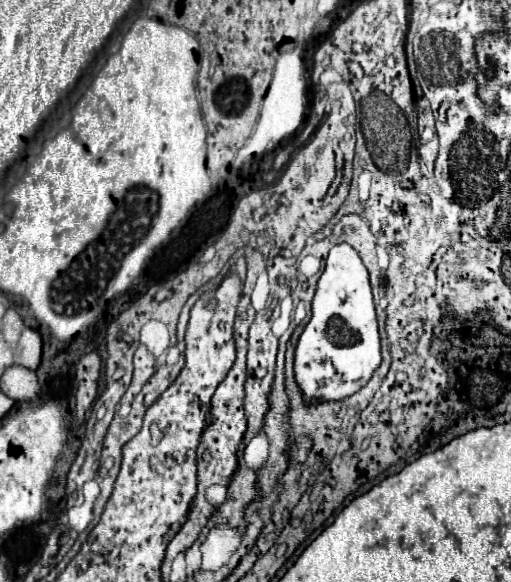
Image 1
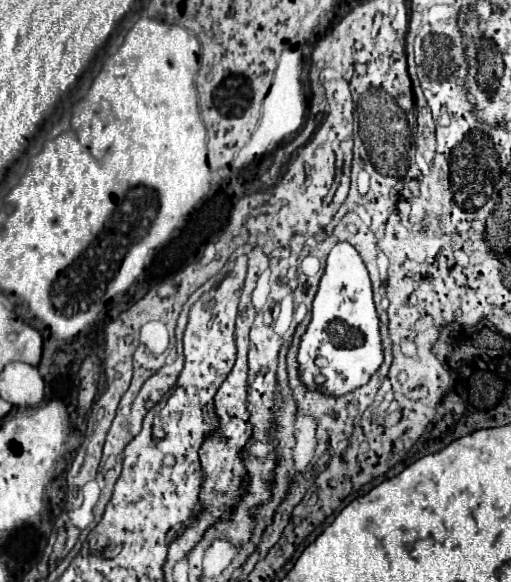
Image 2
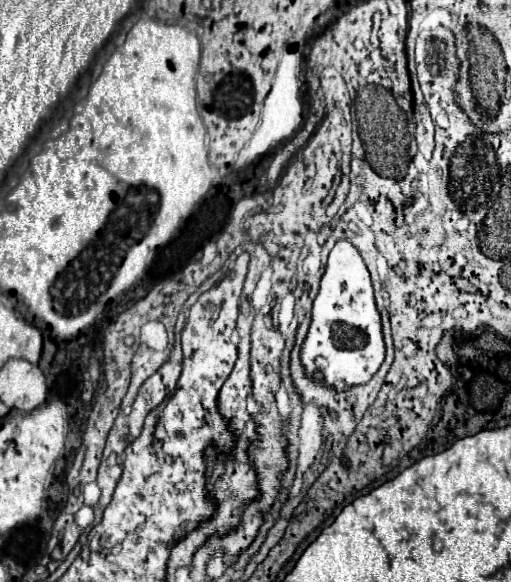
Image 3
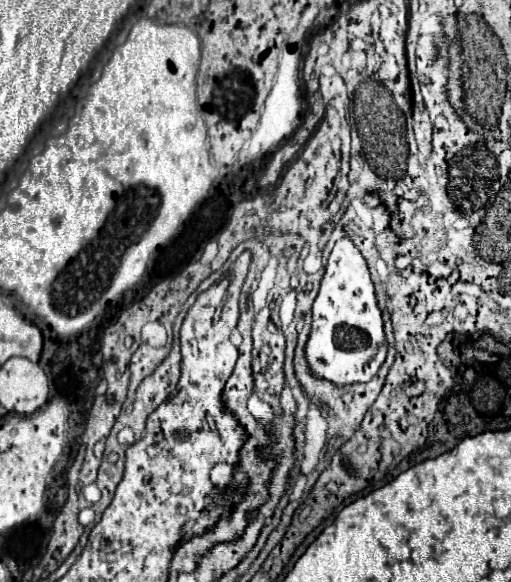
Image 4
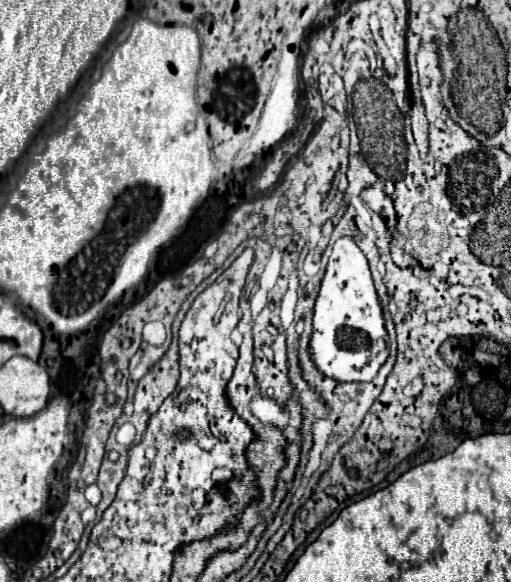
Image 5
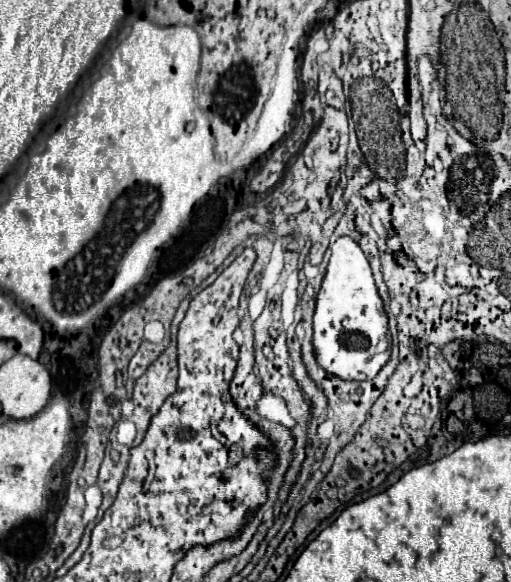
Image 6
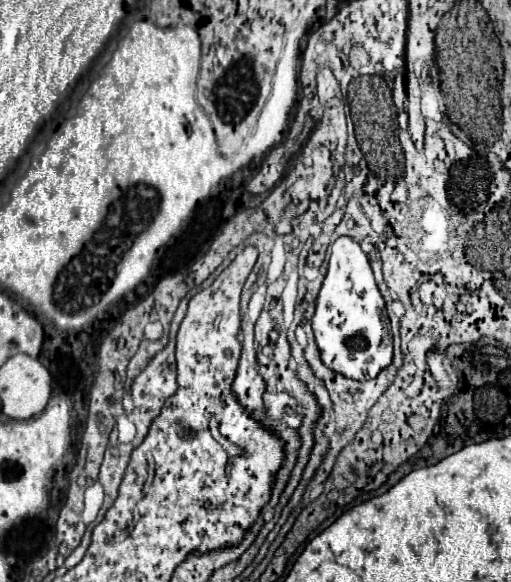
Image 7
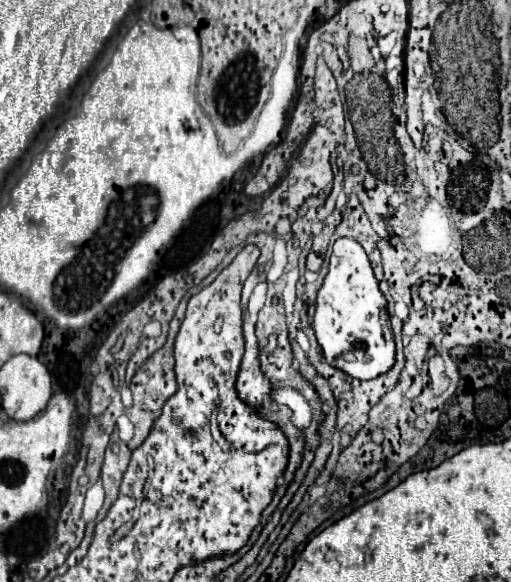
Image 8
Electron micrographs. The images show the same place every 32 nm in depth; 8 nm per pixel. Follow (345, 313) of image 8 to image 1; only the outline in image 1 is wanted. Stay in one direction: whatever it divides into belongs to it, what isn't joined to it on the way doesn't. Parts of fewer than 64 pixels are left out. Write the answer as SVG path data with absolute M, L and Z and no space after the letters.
M336 244L312 298L312 318L294 350L294 378L302 400L306 404L342 402L368 384L380 362L380 333L368 270L352 246Z

